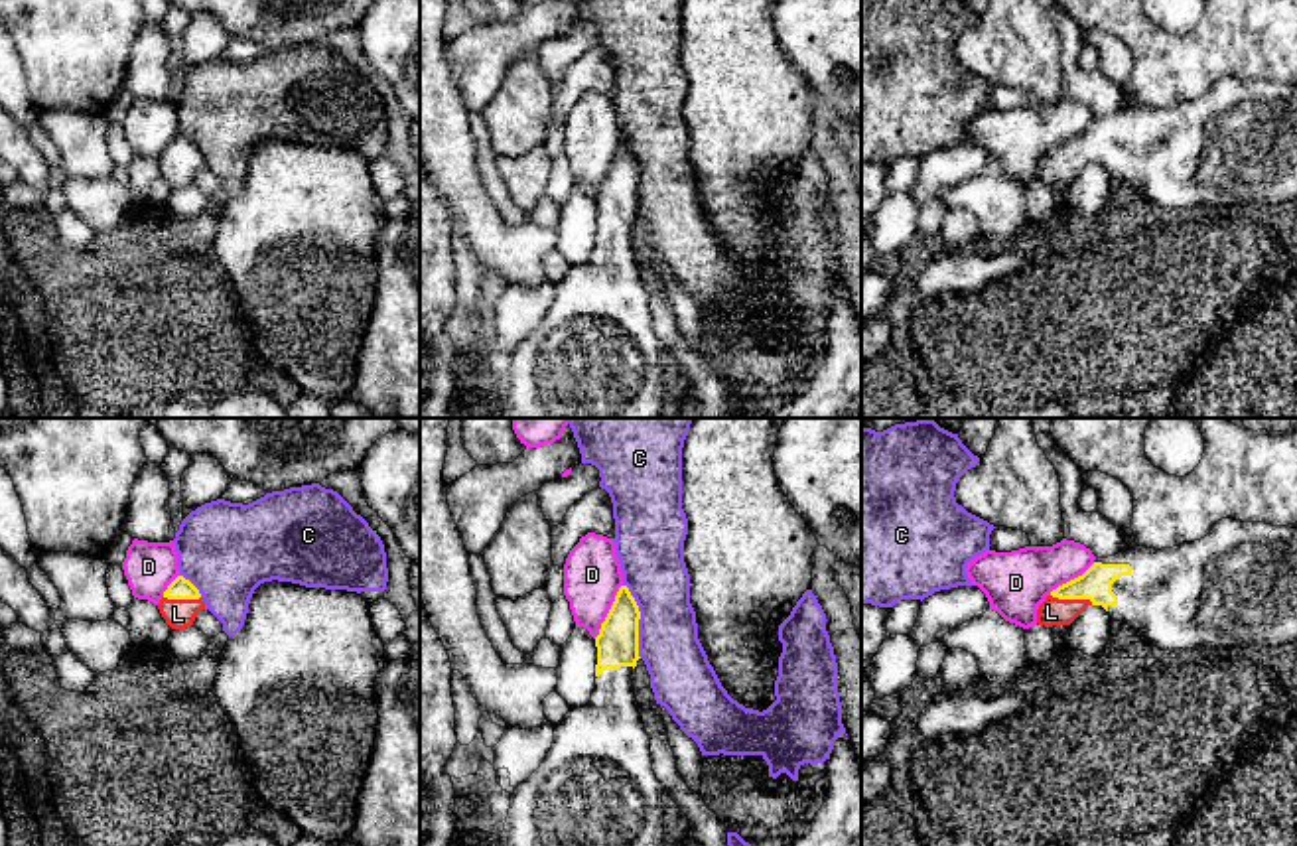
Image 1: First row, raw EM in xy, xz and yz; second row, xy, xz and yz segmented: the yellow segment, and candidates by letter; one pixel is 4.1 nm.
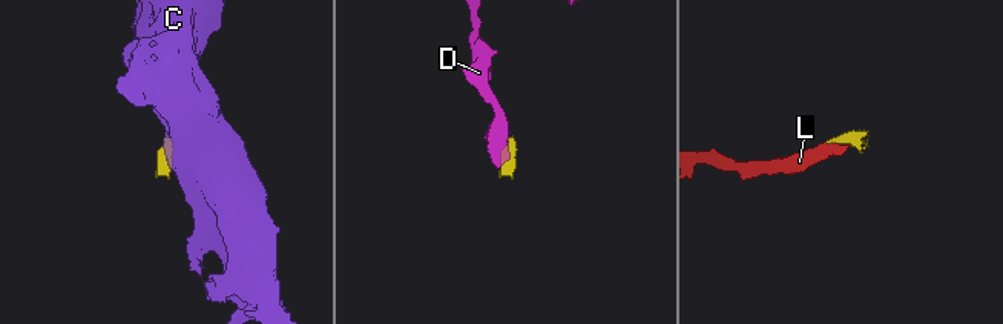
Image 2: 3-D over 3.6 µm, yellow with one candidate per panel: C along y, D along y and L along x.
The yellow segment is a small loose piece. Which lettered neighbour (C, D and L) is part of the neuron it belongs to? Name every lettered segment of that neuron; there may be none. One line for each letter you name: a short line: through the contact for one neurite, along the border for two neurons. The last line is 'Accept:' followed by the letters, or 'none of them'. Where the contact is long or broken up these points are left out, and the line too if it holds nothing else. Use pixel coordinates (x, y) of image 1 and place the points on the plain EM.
Accept: L

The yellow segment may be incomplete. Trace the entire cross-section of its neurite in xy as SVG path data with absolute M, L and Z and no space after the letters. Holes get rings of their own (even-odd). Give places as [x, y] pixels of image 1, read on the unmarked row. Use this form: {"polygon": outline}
{"polygon": "M177 134L164 150L158 168L171 187L185 187L205 168L205 160L189 138Z"}

